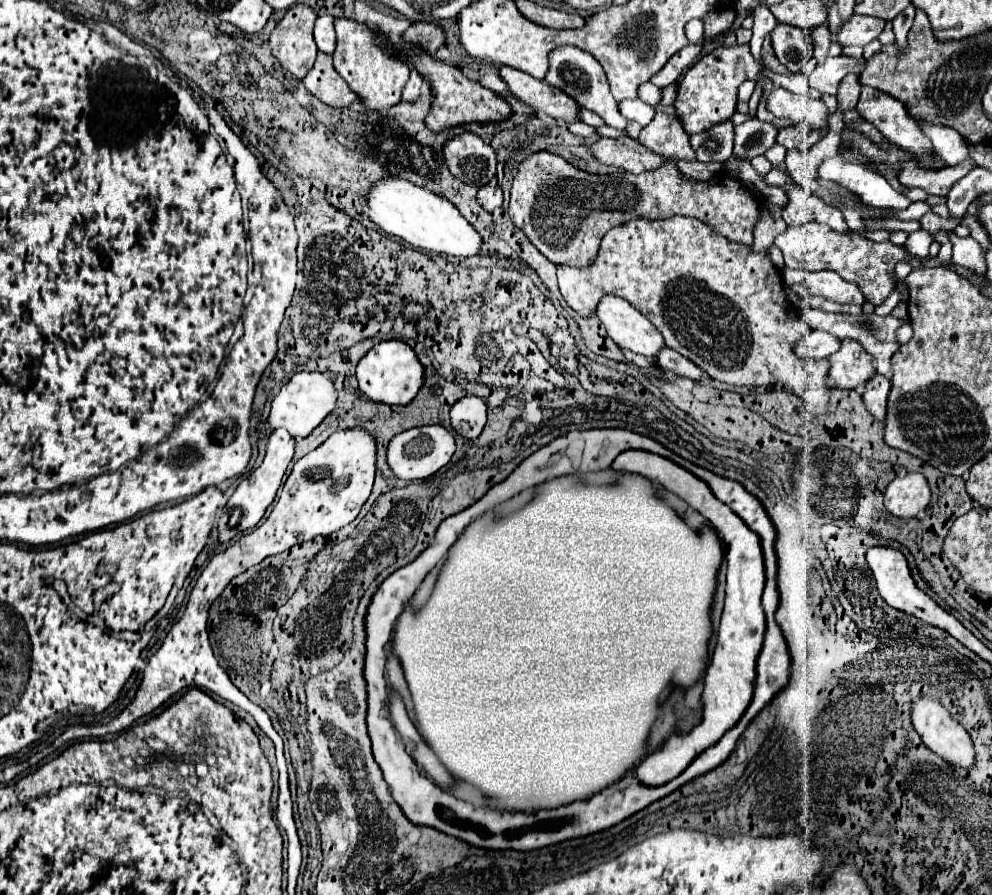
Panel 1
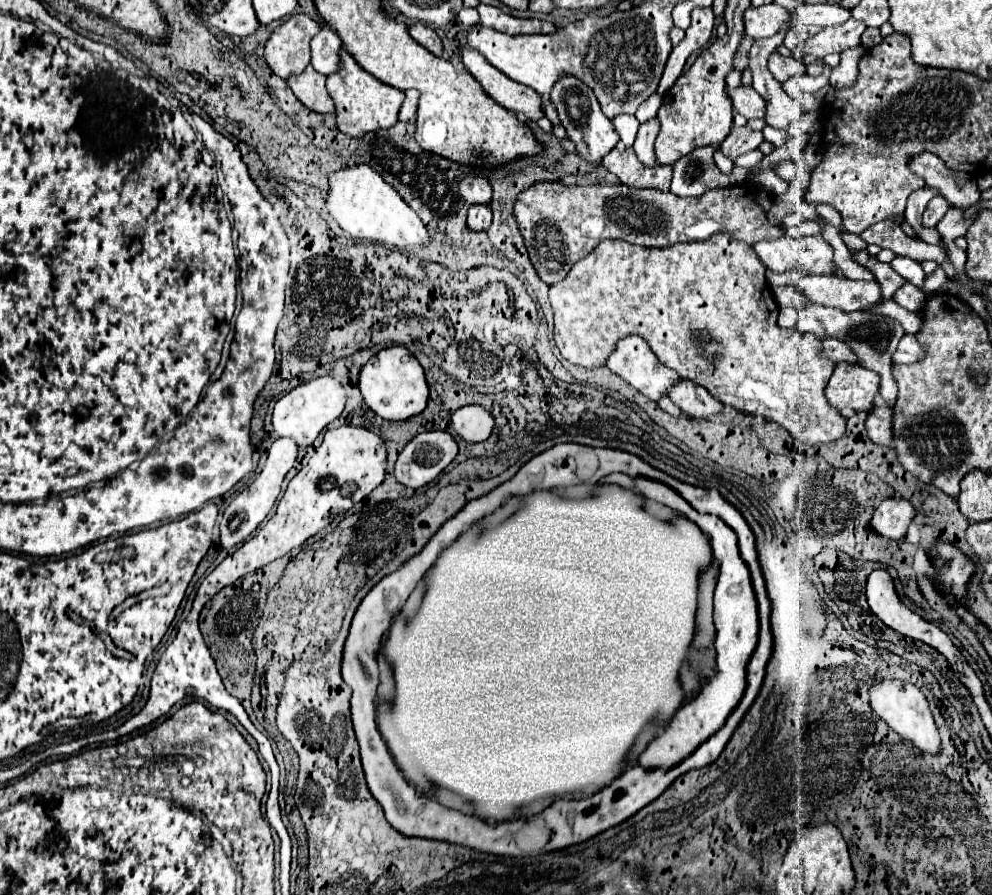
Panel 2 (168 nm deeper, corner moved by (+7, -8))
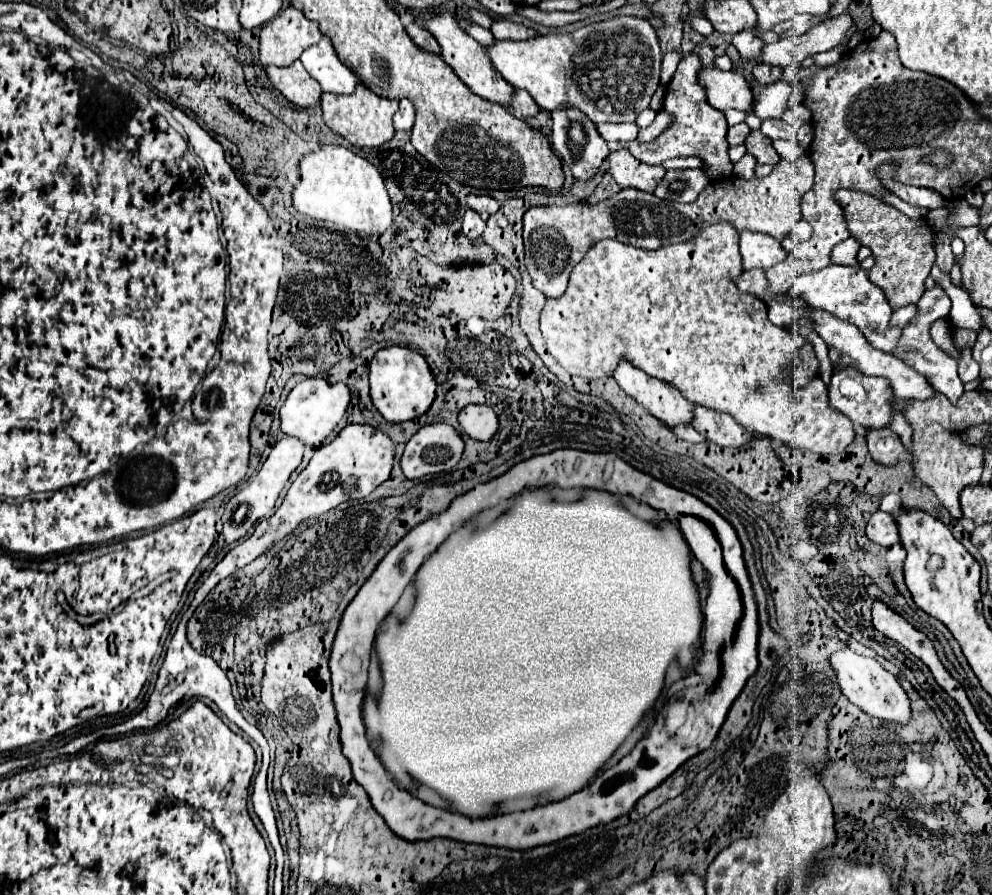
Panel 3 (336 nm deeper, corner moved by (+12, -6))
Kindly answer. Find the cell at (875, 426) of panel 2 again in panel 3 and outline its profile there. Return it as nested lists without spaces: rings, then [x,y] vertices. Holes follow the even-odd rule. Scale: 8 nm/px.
[[[870,429],[866,441],[872,459],[880,465],[896,465],[906,457],[900,437],[890,429]]]

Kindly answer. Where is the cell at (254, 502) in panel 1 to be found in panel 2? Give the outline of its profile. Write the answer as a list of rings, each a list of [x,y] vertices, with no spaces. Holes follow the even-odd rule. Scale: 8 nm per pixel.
[[[277,439],[271,445],[263,471],[257,475],[257,479],[245,491],[241,491],[229,503],[229,507],[223,513],[223,519],[221,519],[221,547],[223,549],[231,549],[231,547],[239,545],[241,541],[245,541],[259,527],[259,523],[267,517],[273,503],[277,501],[279,491],[281,491],[281,483],[283,483],[287,471],[293,467],[295,459],[297,459],[297,445],[291,439]]]

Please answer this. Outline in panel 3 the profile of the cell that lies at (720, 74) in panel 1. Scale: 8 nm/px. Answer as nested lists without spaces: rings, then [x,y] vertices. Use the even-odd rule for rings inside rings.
[[[692,53],[678,63],[678,69],[676,69],[672,81],[668,83],[666,97],[664,97],[664,111],[672,113],[676,123],[650,143],[632,141],[632,143],[622,143],[622,147],[628,149],[638,161],[642,161],[646,165],[662,165],[662,161],[666,161],[666,159],[696,155],[702,159],[702,163],[704,163],[702,169],[706,171],[708,179],[724,179],[724,177],[732,175],[732,161],[728,159],[728,141],[726,141],[728,123],[726,123],[722,111],[708,105],[708,101],[704,97],[704,89],[698,85],[700,67],[702,67],[702,63],[700,63],[698,55]]]

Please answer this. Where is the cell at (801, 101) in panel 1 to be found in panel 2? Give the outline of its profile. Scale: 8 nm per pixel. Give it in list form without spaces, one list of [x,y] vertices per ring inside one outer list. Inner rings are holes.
[[[753,87],[729,91],[733,107],[747,119],[765,119],[765,99]]]

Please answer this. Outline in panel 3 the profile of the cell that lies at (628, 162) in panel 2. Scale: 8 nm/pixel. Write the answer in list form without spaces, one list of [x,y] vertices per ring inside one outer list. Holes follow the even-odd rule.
[[[626,149],[610,153],[606,163],[608,173],[616,179],[622,189],[632,187],[640,191],[654,191],[666,173],[660,165],[644,165],[638,159],[632,159],[632,153],[628,153]]]

